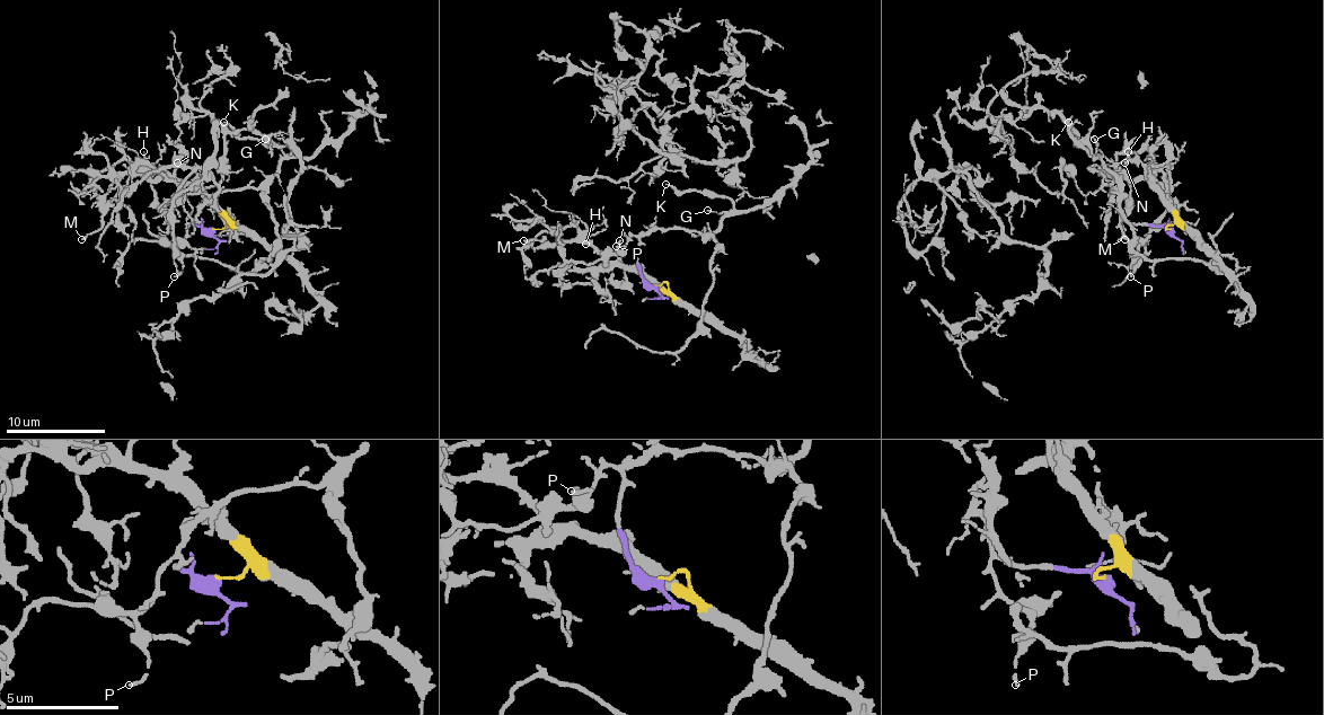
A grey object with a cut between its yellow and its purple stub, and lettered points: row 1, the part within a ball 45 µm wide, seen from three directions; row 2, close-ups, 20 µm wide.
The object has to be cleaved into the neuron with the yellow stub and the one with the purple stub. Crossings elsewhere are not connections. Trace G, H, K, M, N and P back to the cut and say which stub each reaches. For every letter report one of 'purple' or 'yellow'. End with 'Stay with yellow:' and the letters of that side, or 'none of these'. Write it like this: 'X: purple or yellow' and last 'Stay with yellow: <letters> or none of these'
G: purple
H: yellow
K: purple
M: yellow
N: yellow
P: purple
Stay with yellow: H, M, N

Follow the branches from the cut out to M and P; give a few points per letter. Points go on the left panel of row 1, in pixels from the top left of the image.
M: (213, 228), (223, 228), (226, 221), (195, 191), (138, 174), (121, 174), (104, 199), (100, 226), (81, 238)
P: (213, 228), (197, 226), (195, 221), (191, 223), (178, 246), (183, 271), (173, 275)

